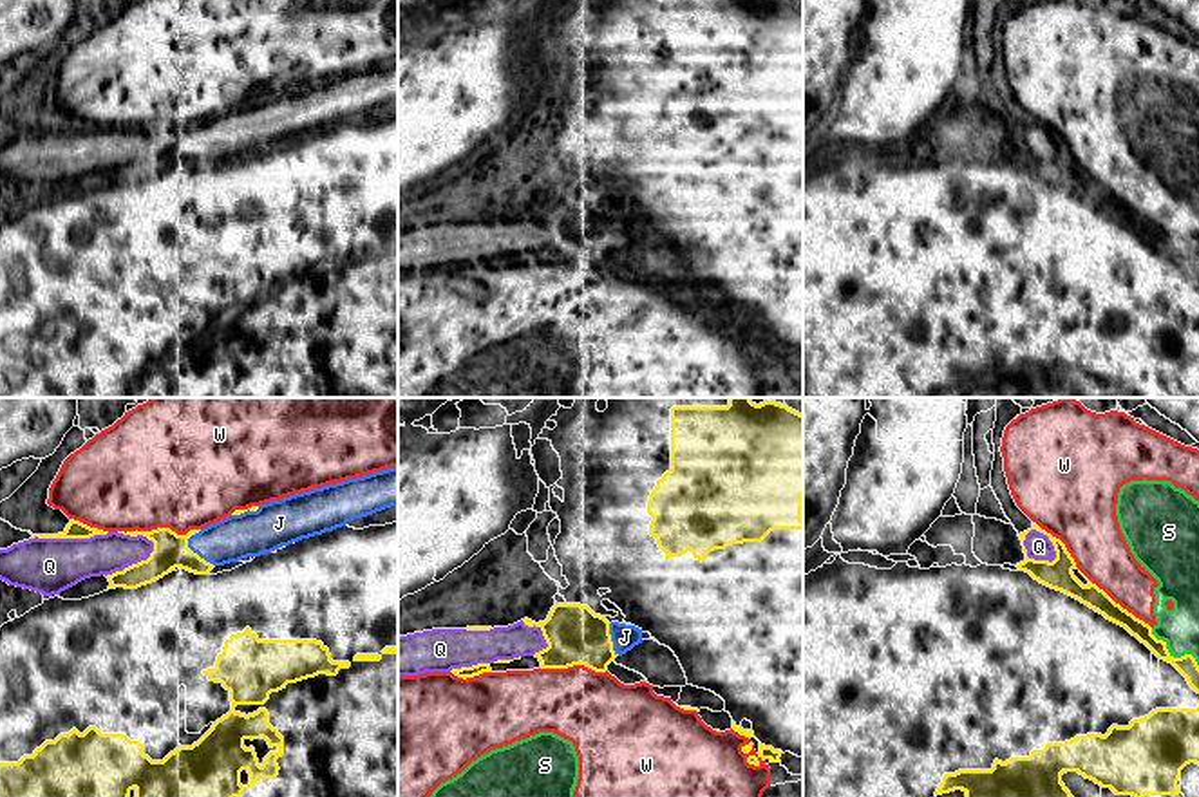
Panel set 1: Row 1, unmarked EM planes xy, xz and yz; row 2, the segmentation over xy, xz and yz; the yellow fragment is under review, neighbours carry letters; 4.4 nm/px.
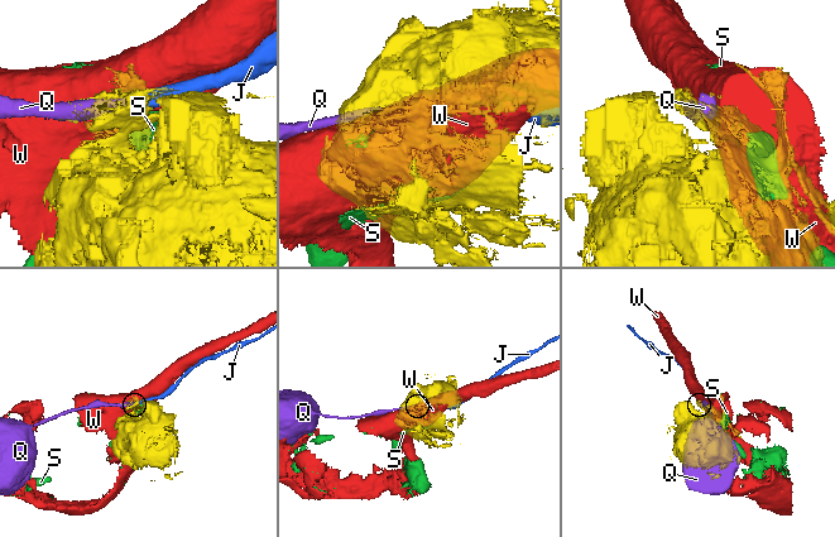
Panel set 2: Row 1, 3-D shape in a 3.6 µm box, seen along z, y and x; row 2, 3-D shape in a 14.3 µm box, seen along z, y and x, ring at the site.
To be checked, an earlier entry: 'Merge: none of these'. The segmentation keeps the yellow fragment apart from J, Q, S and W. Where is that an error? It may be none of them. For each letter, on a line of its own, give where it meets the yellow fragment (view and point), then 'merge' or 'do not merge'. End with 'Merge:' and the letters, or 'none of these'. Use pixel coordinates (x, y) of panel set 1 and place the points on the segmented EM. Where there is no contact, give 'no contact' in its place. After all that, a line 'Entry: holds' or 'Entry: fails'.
J: xy (196, 553) | do not merge
Q: xy (132, 564) | do not merge
S: yz (1172, 656) | do not merge
W: yz (1085, 577) | do not merge
Merge: none of these
Entry: holds

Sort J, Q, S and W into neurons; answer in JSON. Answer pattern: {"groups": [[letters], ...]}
{"groups": [["J", "Q"], ["S", "W"]]}

